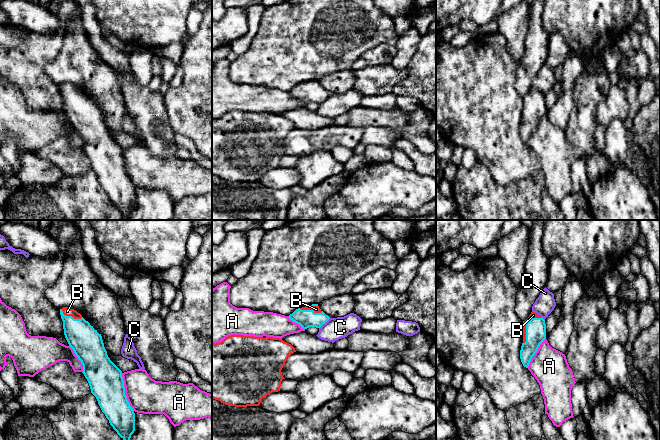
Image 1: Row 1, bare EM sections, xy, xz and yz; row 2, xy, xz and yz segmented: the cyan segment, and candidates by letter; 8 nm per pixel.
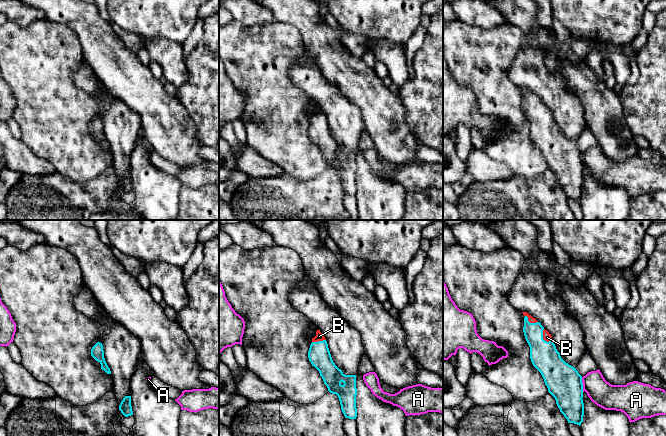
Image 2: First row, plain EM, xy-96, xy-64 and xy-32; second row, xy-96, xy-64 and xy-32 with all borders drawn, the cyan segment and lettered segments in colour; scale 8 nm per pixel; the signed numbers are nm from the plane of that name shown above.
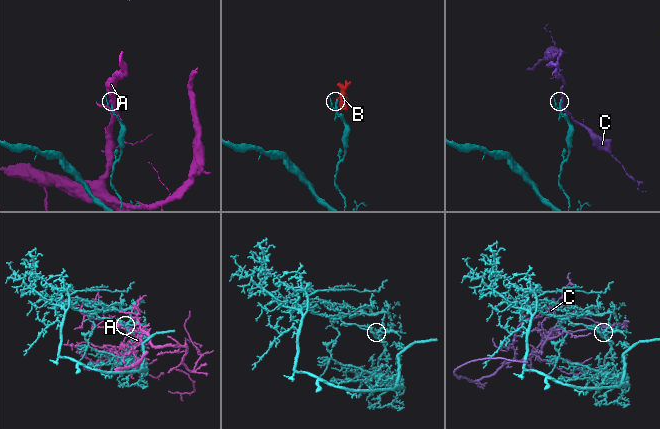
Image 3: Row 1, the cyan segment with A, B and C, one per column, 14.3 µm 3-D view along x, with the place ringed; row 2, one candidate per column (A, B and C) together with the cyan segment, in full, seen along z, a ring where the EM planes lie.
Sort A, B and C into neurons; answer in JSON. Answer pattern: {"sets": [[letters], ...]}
{"sets": [["A"], ["B"], ["C"]]}

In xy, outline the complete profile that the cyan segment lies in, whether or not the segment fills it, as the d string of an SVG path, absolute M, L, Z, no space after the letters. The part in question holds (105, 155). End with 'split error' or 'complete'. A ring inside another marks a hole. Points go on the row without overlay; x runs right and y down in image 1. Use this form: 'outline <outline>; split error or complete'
outline M63 83L60 85L60 91L65 114L83 141L82 149L89 159L91 169L96 173L110 201L128 219L135 207L135 189L125 171L122 147L108 133L101 110L80 89L69 83Z; split error

